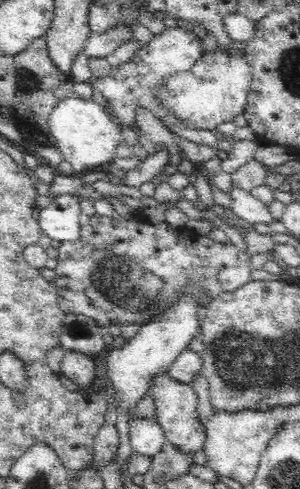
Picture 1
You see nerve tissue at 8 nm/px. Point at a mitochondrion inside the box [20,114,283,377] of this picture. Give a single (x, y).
(125, 280)

